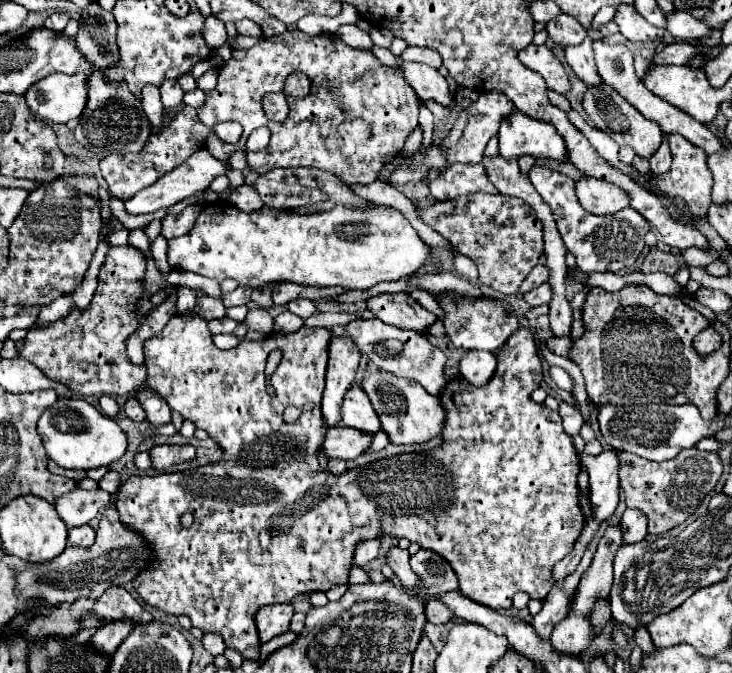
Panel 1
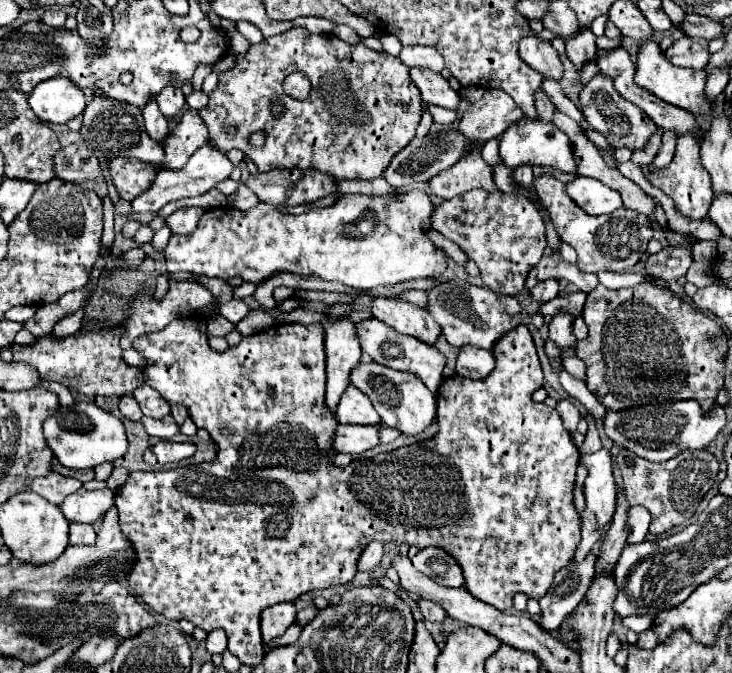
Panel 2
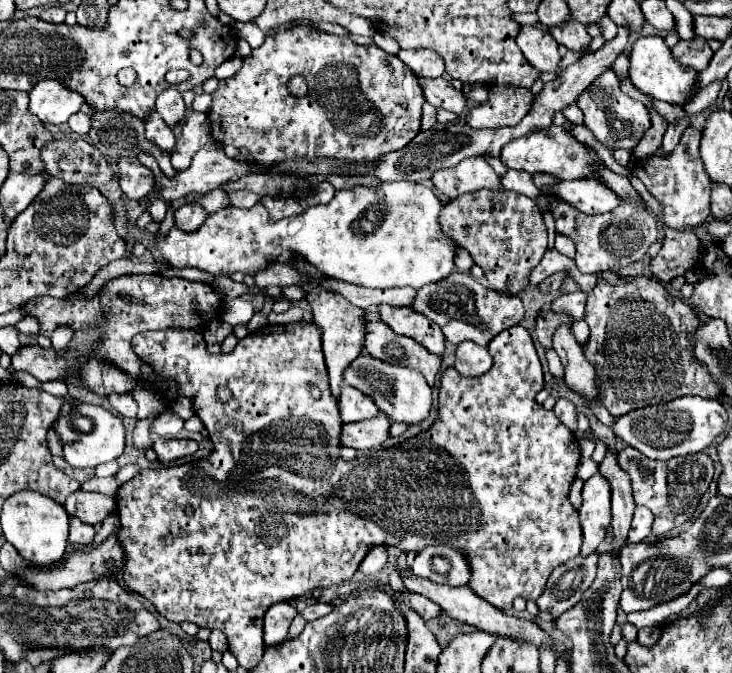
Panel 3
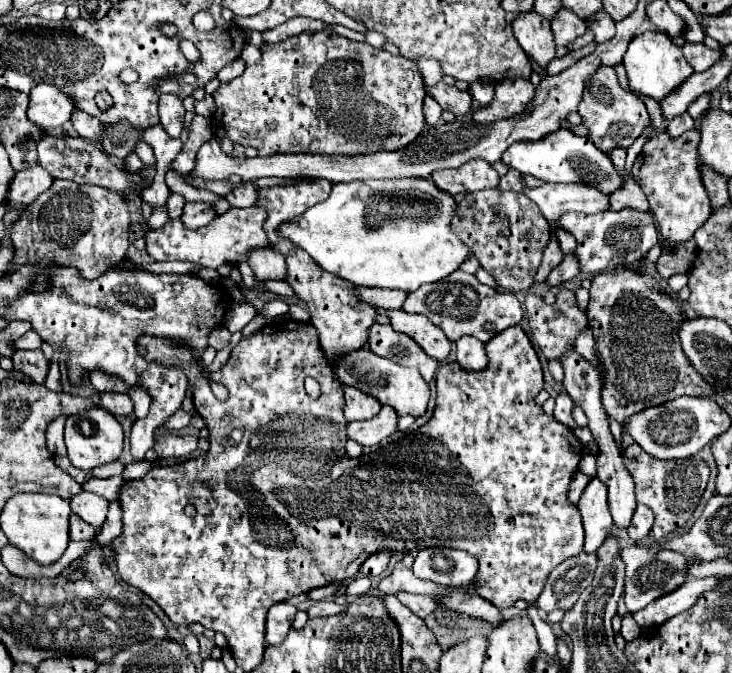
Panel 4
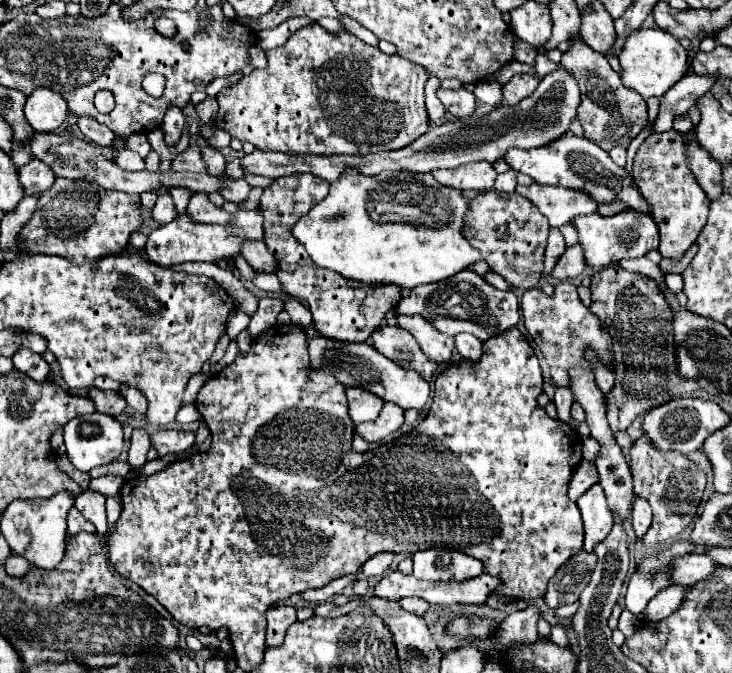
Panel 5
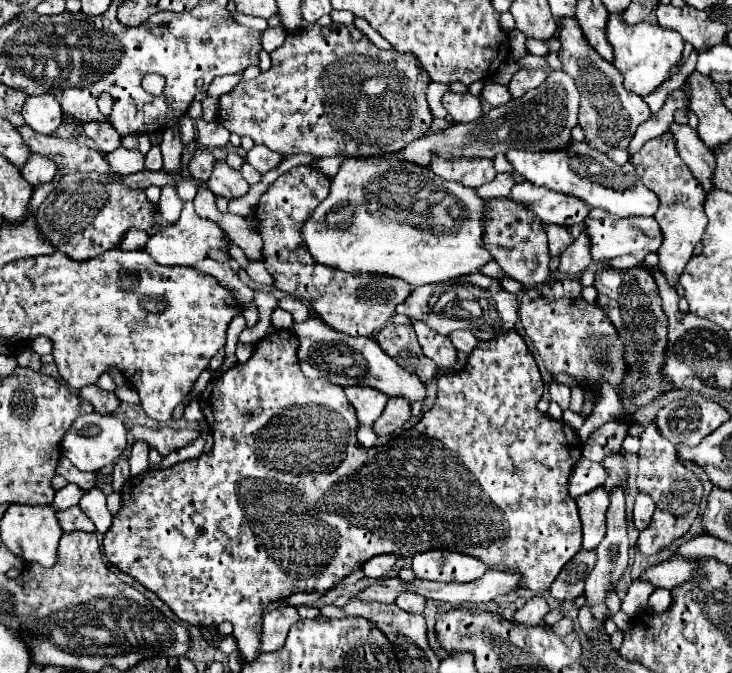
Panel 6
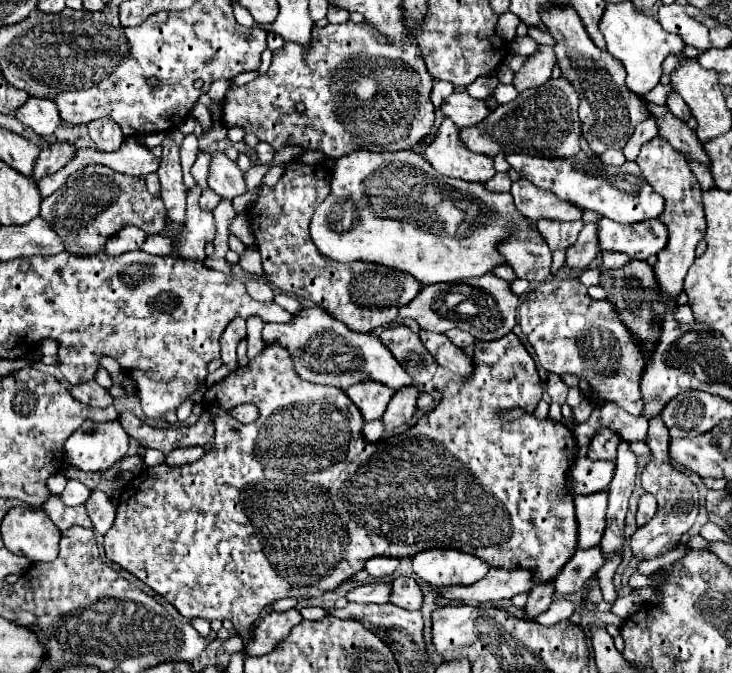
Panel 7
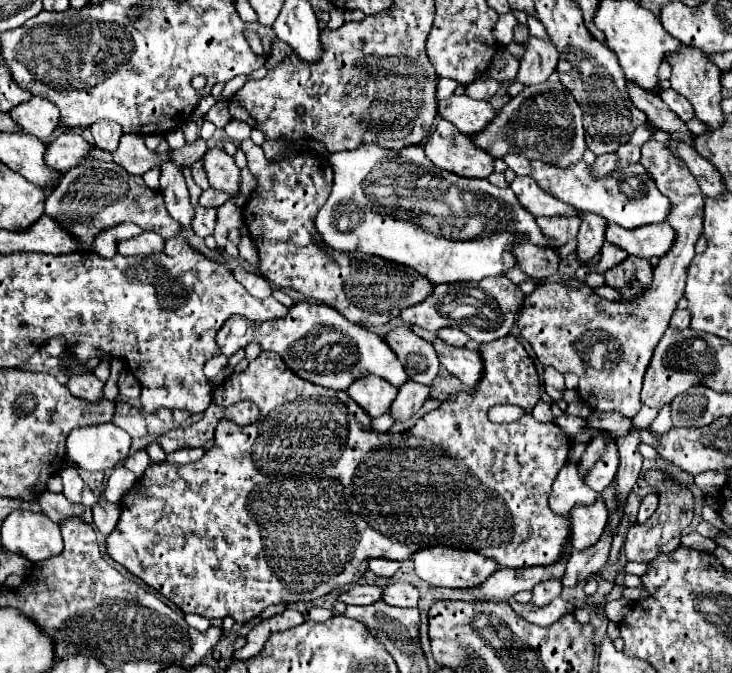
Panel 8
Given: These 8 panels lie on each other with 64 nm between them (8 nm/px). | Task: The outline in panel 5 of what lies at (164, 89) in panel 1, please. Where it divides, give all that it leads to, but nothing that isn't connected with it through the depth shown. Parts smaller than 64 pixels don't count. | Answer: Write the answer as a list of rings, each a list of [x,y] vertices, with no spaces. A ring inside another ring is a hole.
[[[170,108],[164,116],[162,122],[162,132],[164,132],[164,142],[172,148],[182,136],[182,126],[184,126],[184,114],[178,108]]]

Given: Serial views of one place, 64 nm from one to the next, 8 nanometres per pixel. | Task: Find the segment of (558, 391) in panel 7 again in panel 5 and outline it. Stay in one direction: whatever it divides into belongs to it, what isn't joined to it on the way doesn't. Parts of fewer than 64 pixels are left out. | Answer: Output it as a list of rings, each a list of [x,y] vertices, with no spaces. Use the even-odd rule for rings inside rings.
[[[558,386],[554,390],[554,404],[558,408],[558,420],[570,422],[570,406],[572,406],[572,402],[574,402],[574,396],[572,396],[570,388]]]

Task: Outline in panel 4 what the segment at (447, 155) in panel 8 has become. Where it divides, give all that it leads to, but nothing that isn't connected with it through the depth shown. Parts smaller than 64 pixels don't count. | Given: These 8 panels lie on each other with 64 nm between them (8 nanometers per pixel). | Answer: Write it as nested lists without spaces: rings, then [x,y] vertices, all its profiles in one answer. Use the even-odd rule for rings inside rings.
[[[472,160],[456,170],[436,170],[432,172],[432,180],[444,192],[452,196],[460,192],[478,192],[484,188],[498,186],[498,172],[484,160]]]

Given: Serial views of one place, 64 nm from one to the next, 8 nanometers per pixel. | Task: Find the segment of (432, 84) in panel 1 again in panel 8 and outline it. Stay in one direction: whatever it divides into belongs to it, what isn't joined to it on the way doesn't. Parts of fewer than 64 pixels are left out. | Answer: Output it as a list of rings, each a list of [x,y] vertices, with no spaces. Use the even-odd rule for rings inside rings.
[[[450,96],[438,102],[438,112],[444,120],[452,122],[458,132],[482,132],[496,116],[488,100],[472,100],[470,96]]]

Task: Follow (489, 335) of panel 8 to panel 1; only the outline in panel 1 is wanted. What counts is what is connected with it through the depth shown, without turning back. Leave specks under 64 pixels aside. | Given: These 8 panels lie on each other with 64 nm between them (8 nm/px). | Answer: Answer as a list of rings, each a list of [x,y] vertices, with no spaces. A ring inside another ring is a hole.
[[[442,292],[436,296],[436,300],[444,310],[442,324],[446,328],[446,334],[450,342],[460,350],[496,352],[504,344],[504,340],[508,340],[508,336],[520,326],[514,308],[504,300],[494,300],[486,296],[476,298],[460,292]]]

